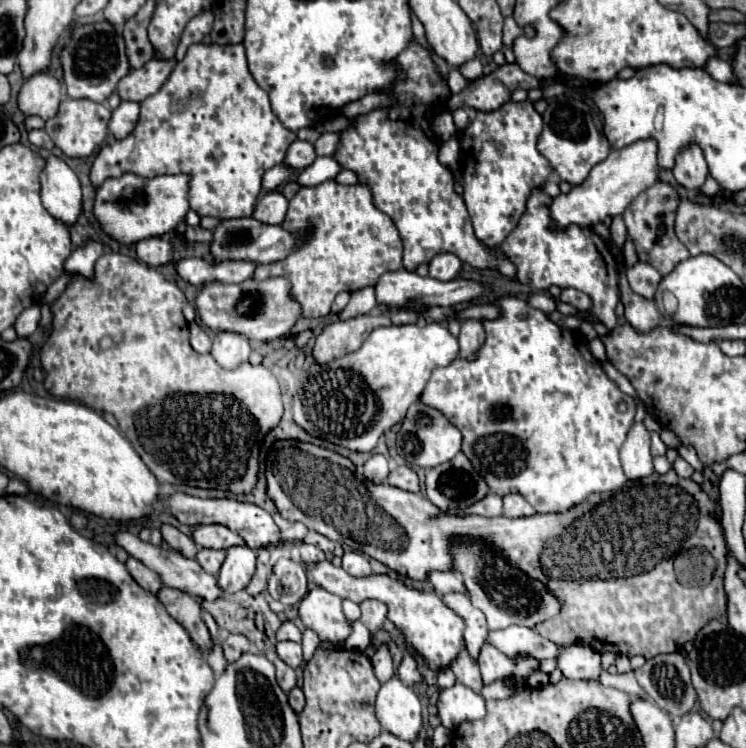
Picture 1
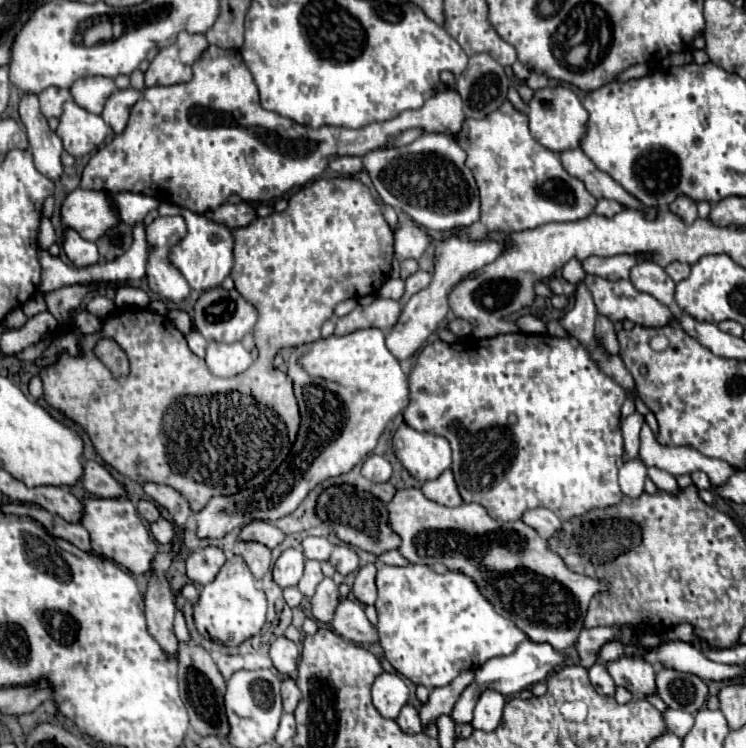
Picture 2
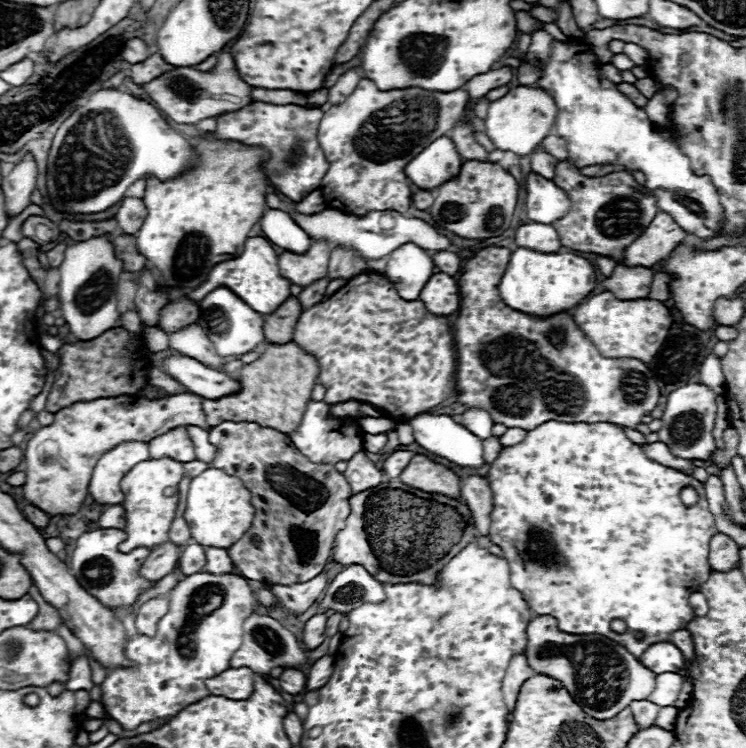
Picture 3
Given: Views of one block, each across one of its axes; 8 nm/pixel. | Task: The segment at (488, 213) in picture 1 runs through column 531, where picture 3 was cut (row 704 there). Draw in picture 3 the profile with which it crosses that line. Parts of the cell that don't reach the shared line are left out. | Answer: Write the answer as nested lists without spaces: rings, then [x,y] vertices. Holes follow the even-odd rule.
[[[198,572],[198,574],[186,576],[186,580],[178,582],[178,586],[168,592],[168,598],[170,598],[170,608],[168,608],[168,614],[158,622],[156,636],[154,638],[134,636],[134,640],[130,638],[126,642],[124,656],[130,662],[134,662],[134,666],[132,668],[114,668],[106,674],[106,678],[102,682],[102,700],[100,702],[102,702],[104,710],[116,722],[120,722],[120,726],[124,730],[134,730],[136,726],[140,726],[144,722],[174,718],[176,714],[180,714],[180,710],[206,698],[208,688],[206,688],[204,680],[230,668],[230,658],[242,644],[242,634],[244,634],[242,622],[252,612],[260,610],[256,596],[252,594],[252,588],[248,586],[246,578],[236,576],[236,574],[214,576],[208,572]]]

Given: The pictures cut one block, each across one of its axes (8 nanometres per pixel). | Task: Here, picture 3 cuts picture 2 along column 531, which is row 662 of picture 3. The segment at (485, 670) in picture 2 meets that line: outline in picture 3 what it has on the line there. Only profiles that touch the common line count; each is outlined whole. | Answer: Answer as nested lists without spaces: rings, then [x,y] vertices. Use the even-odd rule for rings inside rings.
[[[658,642],[648,646],[648,650],[640,656],[640,662],[648,666],[654,674],[662,674],[668,670],[682,672],[686,668],[686,660],[682,652],[672,642]]]

